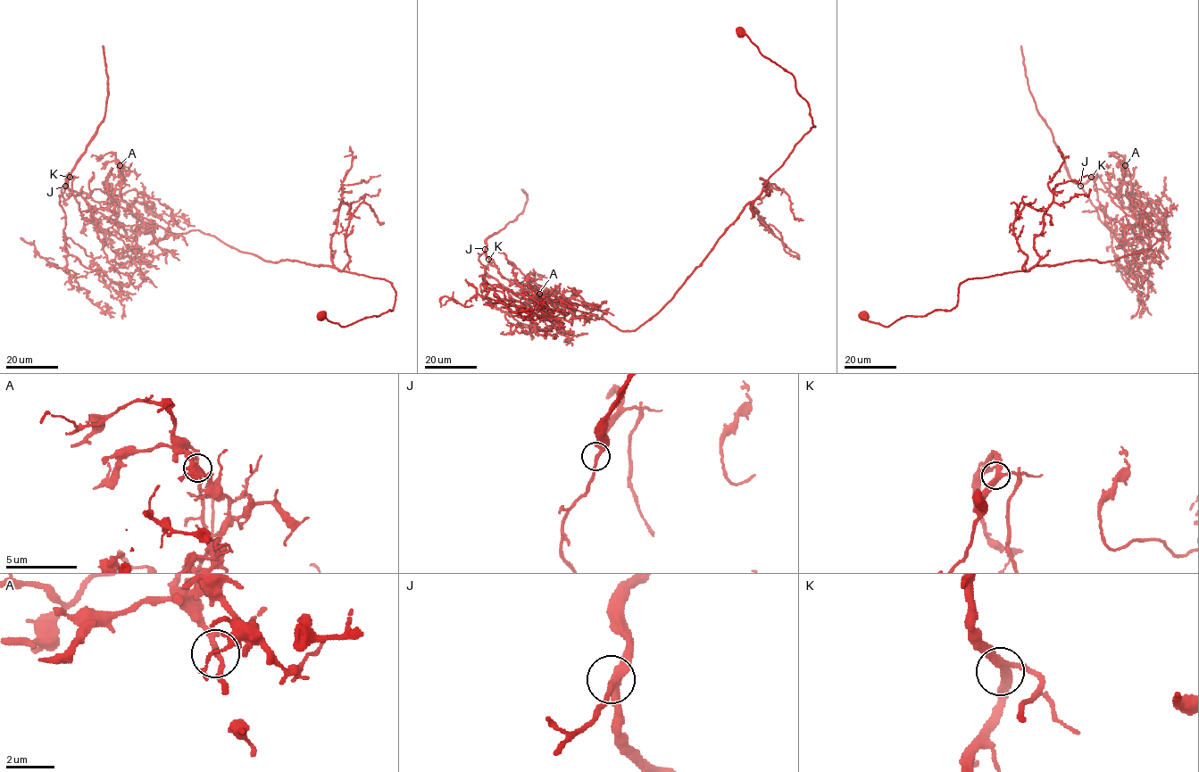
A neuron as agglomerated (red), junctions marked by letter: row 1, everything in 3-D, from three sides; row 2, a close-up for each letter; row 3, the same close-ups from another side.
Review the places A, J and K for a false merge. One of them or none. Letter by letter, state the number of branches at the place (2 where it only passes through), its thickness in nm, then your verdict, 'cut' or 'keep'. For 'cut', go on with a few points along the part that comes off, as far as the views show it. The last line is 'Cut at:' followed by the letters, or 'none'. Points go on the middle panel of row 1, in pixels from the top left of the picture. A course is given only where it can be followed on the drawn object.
A: 2 | 200 nm | cut | (539, 294), (529, 280), (635, 330), (671, 299), (815, 127), (795, 77), (736, 29)
J: 3 | 240 nm | keep
K: 3 | 300 nm | keep
Cut at: A

